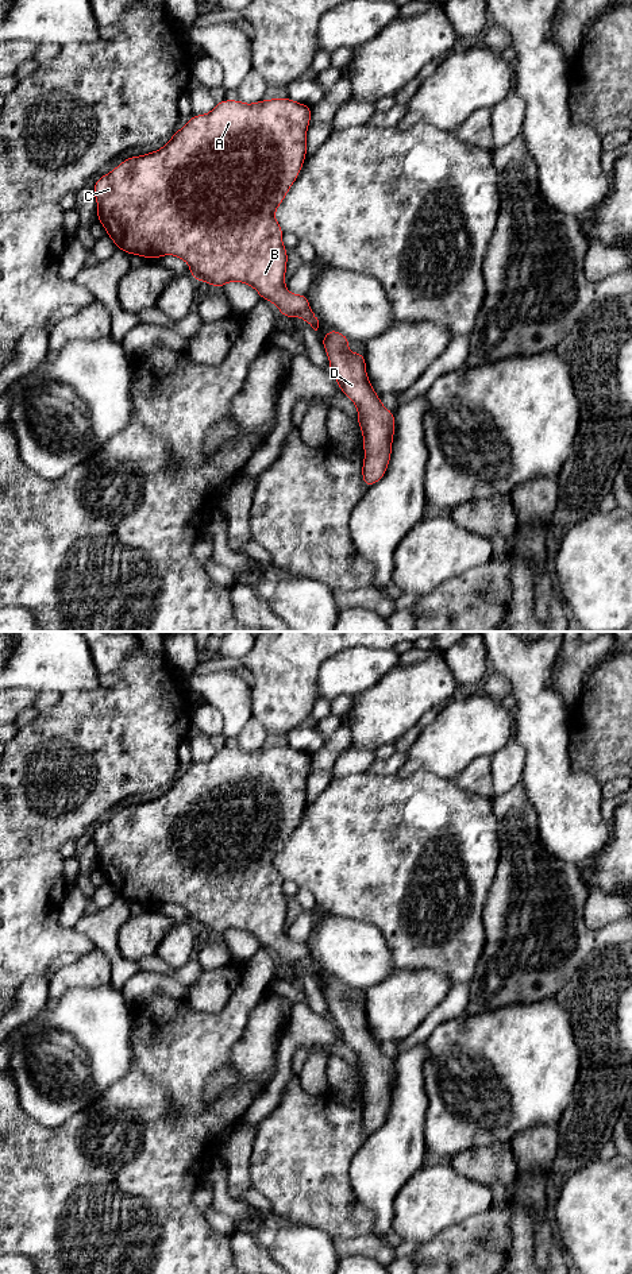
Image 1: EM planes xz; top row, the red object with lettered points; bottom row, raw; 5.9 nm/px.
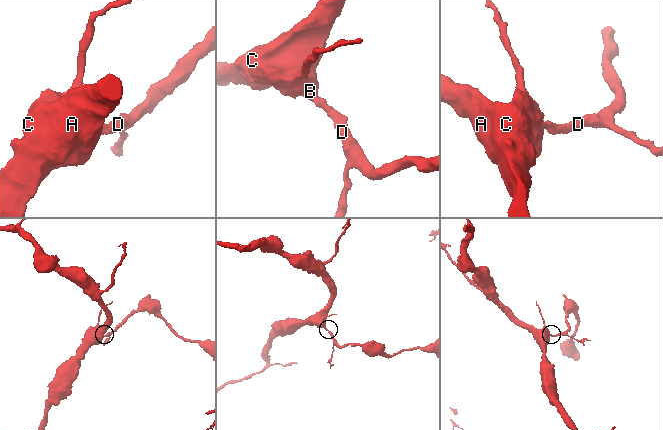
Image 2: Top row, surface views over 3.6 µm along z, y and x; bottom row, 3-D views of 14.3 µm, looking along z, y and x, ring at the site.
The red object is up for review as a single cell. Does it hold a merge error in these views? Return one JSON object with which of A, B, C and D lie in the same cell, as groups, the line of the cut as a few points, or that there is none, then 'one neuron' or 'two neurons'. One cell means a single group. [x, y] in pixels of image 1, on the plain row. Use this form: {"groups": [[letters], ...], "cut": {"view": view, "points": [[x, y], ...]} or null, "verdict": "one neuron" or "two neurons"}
{"groups": [["A", "B", "C", "D"]], "cut": null, "verdict": "one neuron"}

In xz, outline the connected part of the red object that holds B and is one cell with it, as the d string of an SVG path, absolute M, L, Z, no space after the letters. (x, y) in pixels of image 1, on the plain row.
M289 745L263 746L254 752L223 748L209 761L193 763L159 798L130 804L101 823L93 834L97 869L104 873L117 897L147 907L178 904L190 914L189 922L197 930L208 930L213 935L223 935L231 929L250 933L262 947L273 950L282 964L300 964L317 978L319 968L307 943L286 938L288 897L282 892L284 879L274 866L274 860L297 827L307 806L311 763L311 753L292 749Z

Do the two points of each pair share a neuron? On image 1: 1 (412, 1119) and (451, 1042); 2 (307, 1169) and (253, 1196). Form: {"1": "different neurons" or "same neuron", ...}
{"1": "same neuron", "2": "different neurons"}

